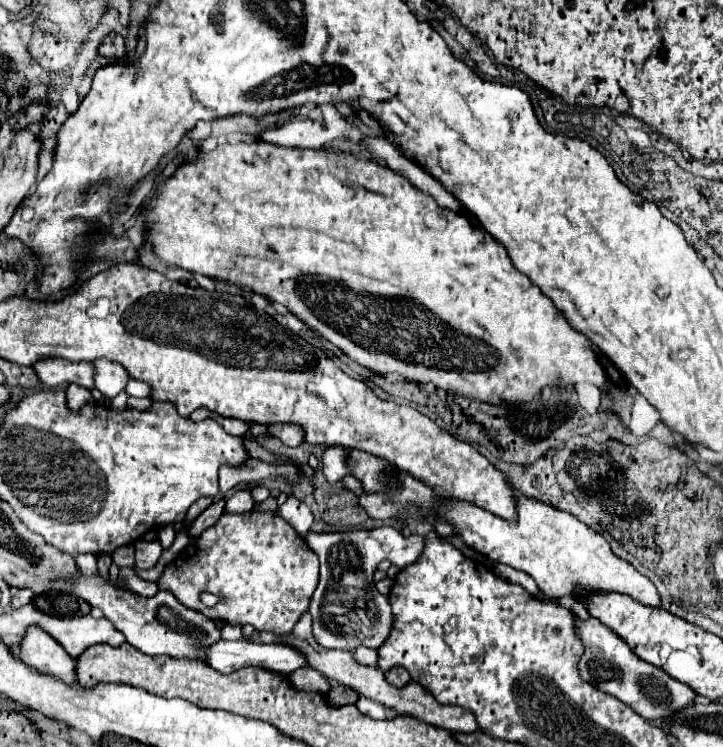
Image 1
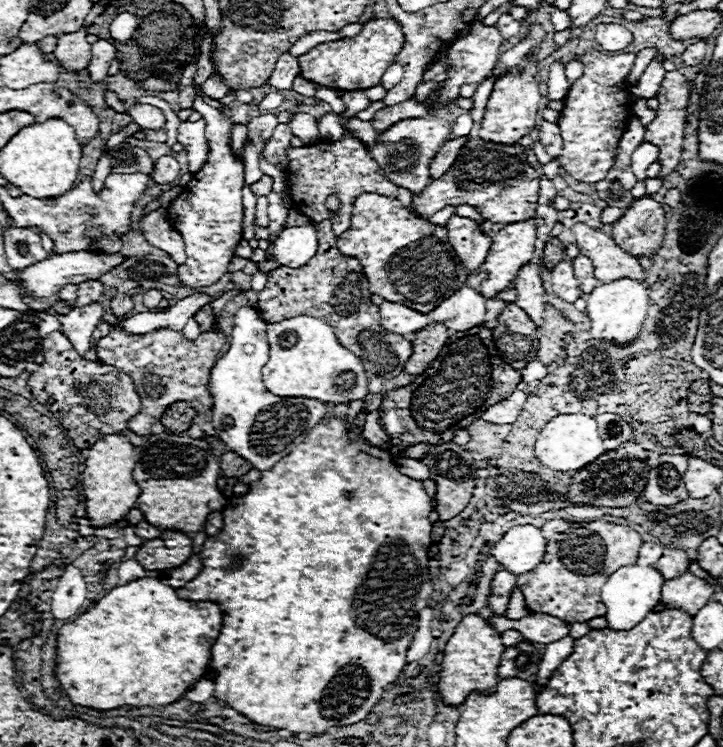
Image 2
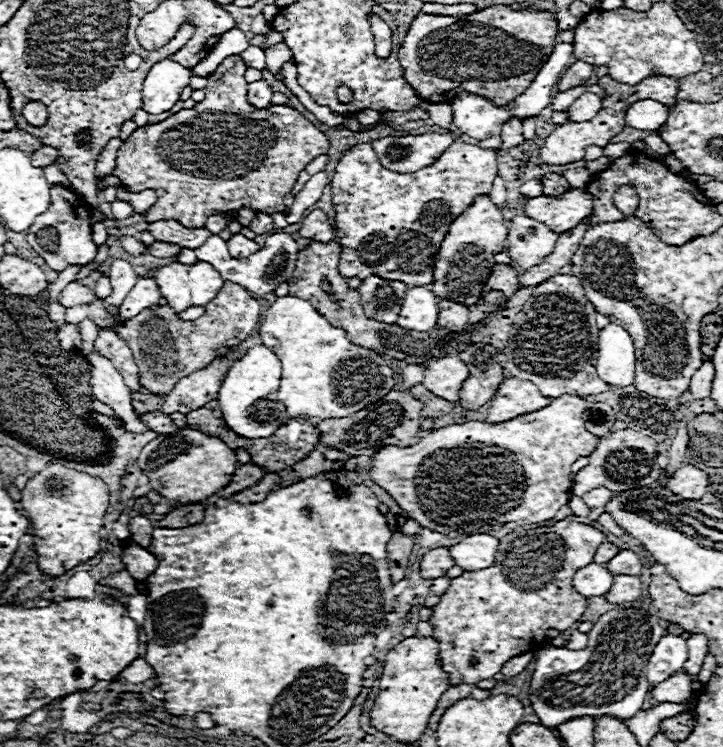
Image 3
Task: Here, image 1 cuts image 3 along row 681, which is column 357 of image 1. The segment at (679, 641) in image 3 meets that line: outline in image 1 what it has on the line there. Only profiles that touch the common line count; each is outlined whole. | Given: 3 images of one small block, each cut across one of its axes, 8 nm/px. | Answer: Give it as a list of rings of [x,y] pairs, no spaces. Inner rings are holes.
[[[360,646],[354,650],[354,660],[362,666],[378,666],[378,652],[372,650],[372,648],[366,648],[366,646]]]

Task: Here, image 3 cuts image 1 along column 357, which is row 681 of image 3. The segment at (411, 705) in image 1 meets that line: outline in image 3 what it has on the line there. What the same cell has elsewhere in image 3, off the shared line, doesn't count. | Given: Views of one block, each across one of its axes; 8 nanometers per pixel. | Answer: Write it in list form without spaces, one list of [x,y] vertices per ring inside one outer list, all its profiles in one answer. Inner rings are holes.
[[[680,672],[672,674],[672,678],[660,682],[660,686],[654,686],[652,698],[658,702],[682,702],[692,698],[692,676]]]

